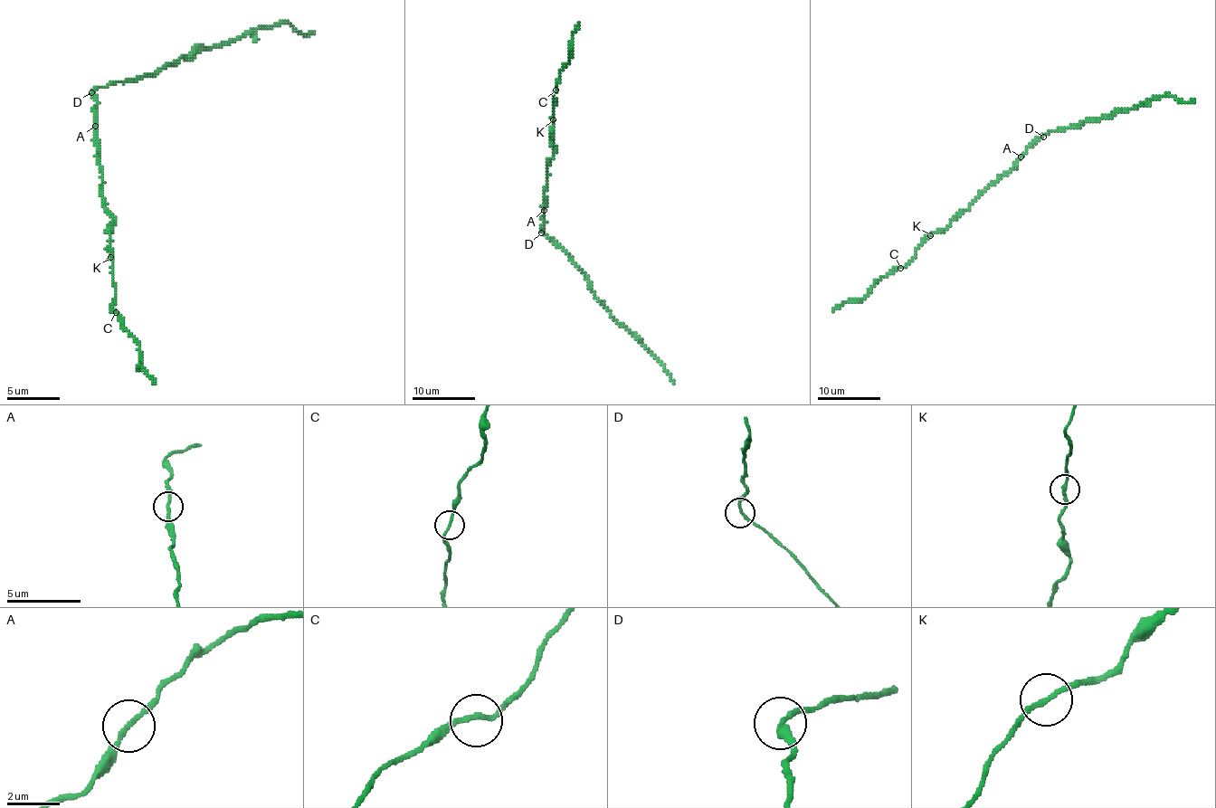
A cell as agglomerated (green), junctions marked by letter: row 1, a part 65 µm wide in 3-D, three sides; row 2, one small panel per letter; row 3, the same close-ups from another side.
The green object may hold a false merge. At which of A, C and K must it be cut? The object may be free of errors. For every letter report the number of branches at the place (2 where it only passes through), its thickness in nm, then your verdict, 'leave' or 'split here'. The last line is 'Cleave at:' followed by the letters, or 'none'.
A: branches 2; calibre 180 nm; leave
C: branches 2; calibre 180 nm; leave
K: branches 2; calibre 190 nm; leave
Cleave at: none

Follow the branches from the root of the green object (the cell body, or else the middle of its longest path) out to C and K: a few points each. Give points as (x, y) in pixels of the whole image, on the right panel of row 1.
C: (1016, 165), (993, 181), (943, 230), (929, 234), (915, 257), (900, 268)
K: (1016, 165), (993, 181), (943, 230), (930, 234)

